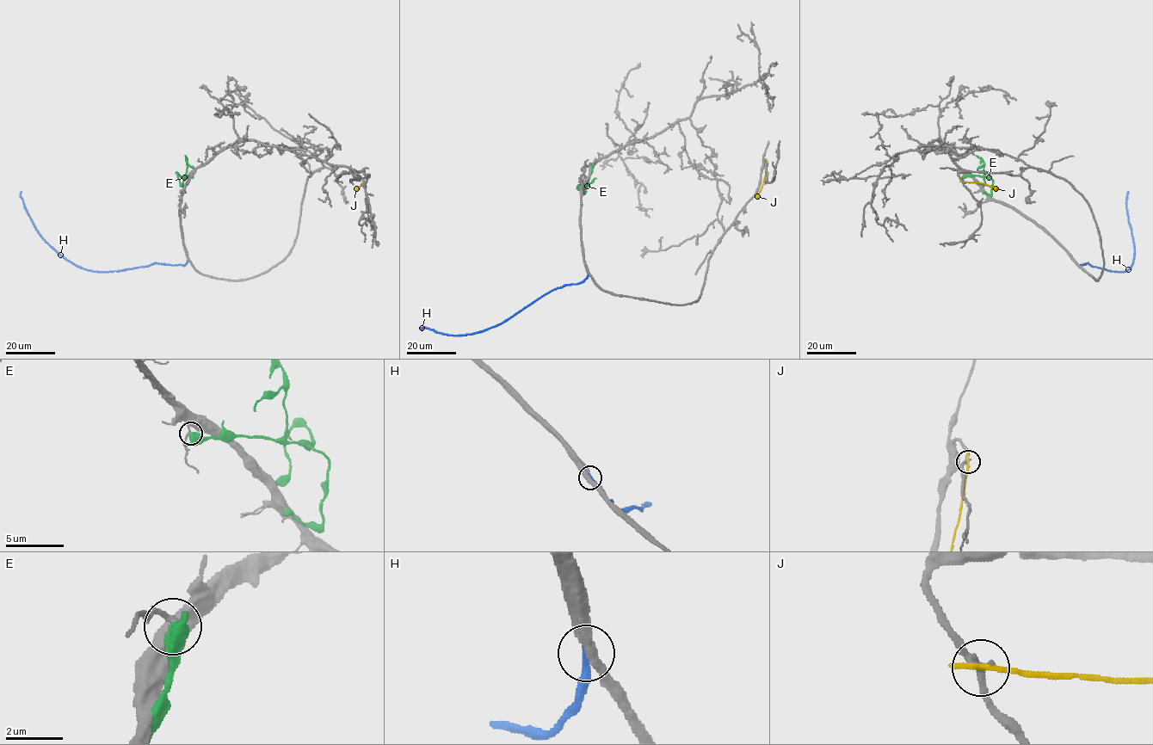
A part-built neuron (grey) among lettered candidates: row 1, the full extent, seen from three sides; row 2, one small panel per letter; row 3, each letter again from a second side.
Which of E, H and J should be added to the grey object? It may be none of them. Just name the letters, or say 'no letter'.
H

